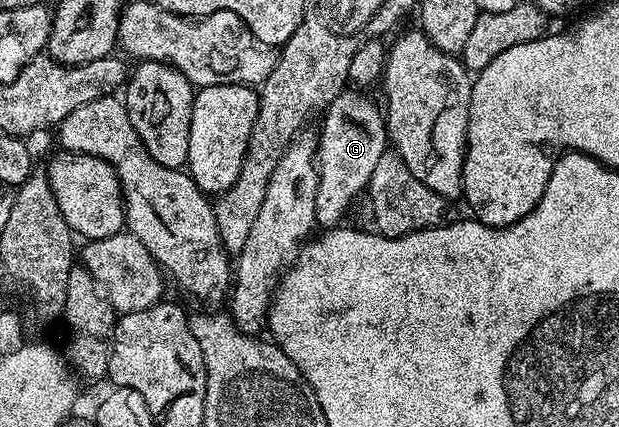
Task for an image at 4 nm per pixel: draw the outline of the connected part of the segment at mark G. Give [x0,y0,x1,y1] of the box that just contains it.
[315,90,390,229]

